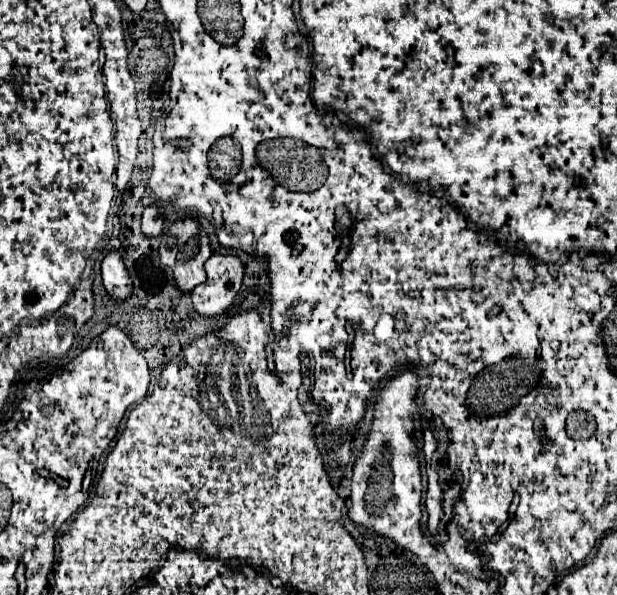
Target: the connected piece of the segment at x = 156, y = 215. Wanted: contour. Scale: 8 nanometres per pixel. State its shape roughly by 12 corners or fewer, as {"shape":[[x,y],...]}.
{"shape":[[157,205],[143,211],[143,233],[157,237],[163,225],[163,213]]}

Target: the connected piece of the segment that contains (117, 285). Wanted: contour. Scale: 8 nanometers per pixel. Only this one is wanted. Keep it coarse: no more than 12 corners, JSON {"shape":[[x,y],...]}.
{"shape":[[117,251],[101,263],[103,285],[115,299],[127,299],[133,283]]}

